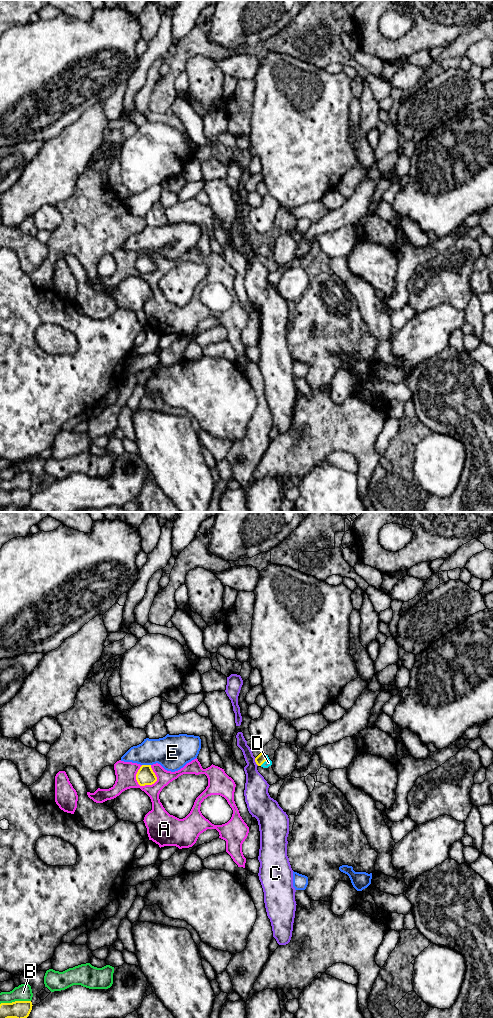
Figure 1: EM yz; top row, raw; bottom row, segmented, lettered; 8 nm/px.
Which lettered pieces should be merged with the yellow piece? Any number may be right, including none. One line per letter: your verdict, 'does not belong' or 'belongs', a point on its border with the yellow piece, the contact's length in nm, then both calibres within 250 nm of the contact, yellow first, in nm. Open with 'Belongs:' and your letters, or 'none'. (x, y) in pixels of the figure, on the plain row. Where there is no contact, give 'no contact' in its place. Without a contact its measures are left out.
Belongs: D
A: does not belong | yz (155, 269) | 200 nm | 140/160 nm
B: does not belong | yz (15, 489) | 260 nm | 140/140 nm
C: does not belong | yz (255, 249) | 70 nm | 80/190 nm
D: belongs | yz (265, 247) | 110 nm | 80/60 nm
E: does not belong | yz (146, 253) | 70 nm | 140/280 nm

